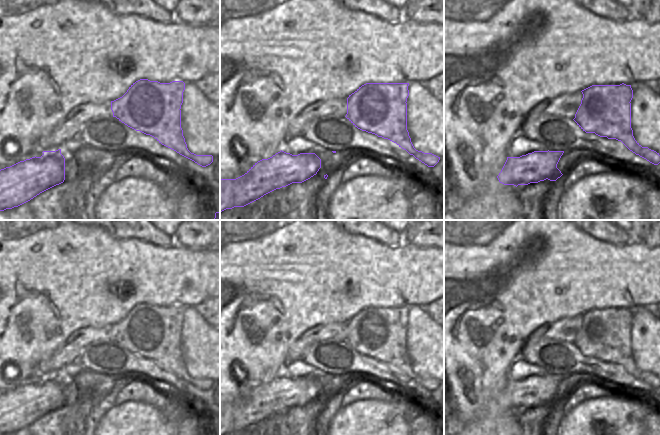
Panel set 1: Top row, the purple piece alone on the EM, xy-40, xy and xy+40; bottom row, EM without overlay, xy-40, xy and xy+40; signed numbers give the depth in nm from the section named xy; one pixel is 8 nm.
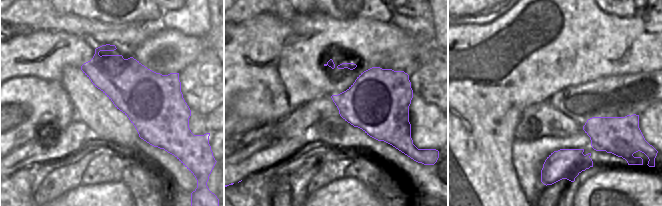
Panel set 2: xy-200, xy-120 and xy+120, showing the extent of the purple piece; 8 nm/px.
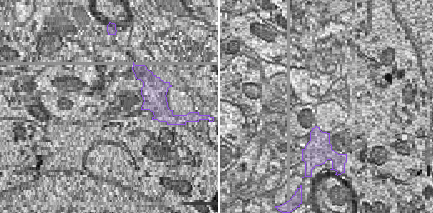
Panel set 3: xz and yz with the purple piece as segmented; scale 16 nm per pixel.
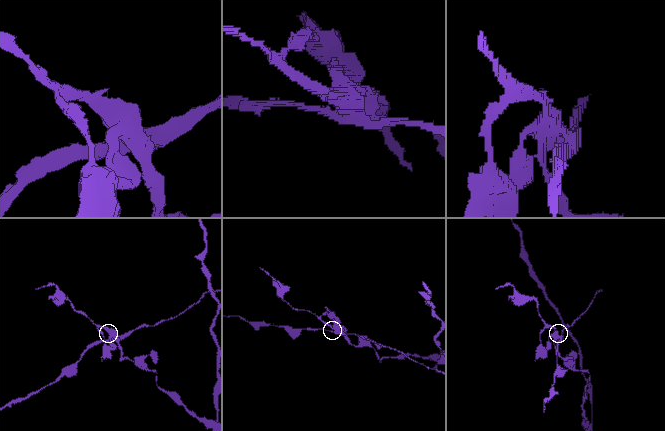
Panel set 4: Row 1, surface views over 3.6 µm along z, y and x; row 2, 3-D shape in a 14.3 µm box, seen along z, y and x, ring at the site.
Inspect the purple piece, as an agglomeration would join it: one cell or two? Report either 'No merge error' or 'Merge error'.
Merge error

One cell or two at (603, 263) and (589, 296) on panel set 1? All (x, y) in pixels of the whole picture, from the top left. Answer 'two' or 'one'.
one

